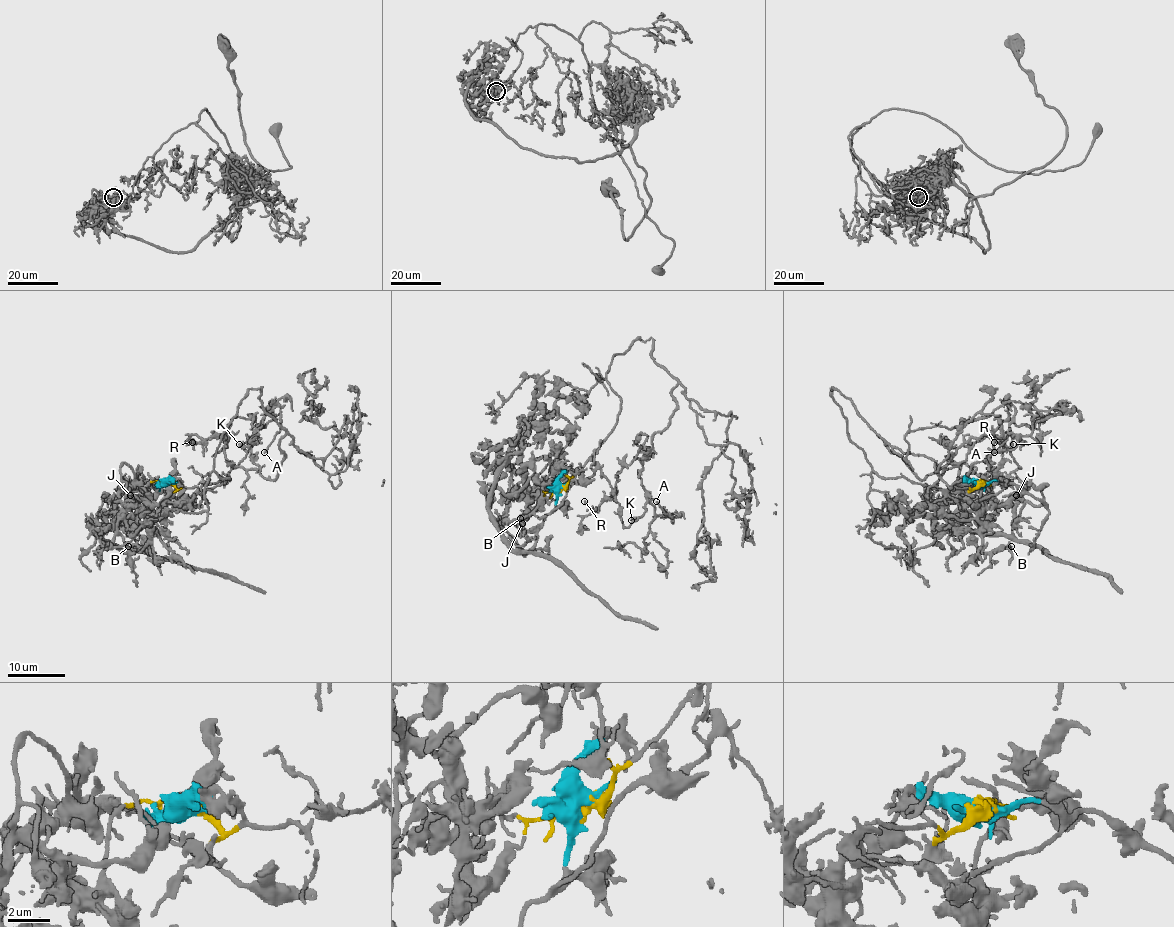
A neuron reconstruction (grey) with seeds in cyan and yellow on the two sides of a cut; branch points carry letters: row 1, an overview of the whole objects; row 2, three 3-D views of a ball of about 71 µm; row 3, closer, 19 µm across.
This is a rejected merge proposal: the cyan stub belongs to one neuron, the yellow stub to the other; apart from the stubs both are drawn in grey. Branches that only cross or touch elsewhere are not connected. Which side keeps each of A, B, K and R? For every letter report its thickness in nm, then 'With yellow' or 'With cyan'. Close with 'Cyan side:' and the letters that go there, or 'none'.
A: Thickness 140 nm. With yellow
B: Thickness 170 nm. With cyan
K: Thickness 380 nm. With yellow
R: Thickness 160 nm. With yellow
Cyan side: B

